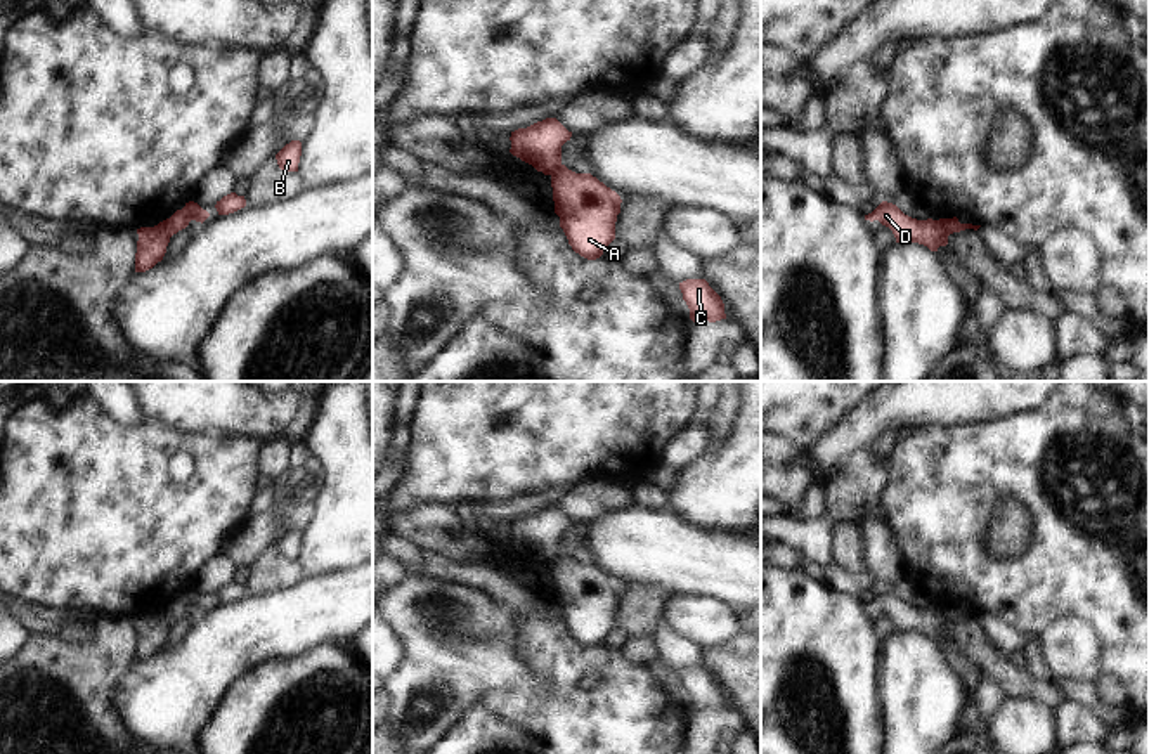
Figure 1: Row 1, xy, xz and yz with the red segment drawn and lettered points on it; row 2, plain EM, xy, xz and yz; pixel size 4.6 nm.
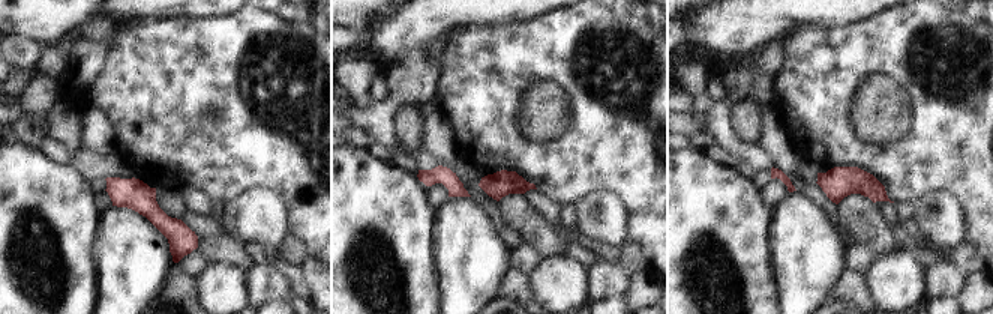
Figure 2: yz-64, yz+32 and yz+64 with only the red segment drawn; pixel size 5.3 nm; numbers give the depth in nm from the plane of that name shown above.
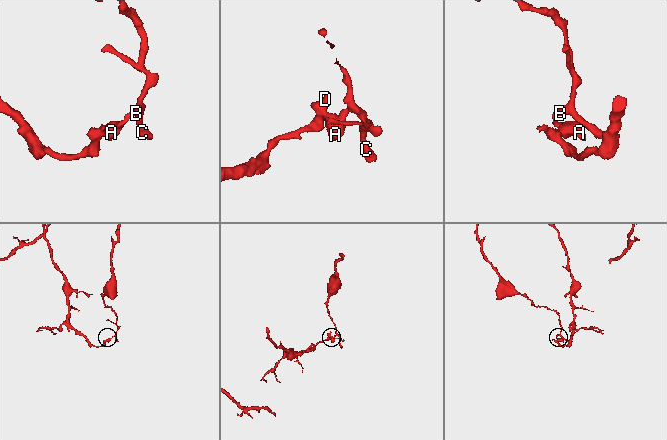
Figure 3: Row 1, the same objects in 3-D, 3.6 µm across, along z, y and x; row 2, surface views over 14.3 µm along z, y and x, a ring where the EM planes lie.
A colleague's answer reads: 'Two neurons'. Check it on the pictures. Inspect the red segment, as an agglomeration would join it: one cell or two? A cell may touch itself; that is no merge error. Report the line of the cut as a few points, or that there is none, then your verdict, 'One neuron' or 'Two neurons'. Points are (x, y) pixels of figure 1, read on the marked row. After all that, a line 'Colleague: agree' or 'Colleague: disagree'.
Split along yz (934, 220), (948, 234). Two neurons
Colleague: agree

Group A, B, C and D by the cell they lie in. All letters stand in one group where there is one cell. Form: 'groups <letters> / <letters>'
groups A B C / D

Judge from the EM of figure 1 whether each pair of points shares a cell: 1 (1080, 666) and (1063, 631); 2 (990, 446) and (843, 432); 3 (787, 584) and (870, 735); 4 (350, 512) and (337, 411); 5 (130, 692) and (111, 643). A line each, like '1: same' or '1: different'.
1: same
2: different
3: same
4: same
5: different

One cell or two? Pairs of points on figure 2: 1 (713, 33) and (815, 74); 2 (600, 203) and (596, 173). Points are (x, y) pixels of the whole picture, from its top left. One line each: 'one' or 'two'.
1: two
2: two

